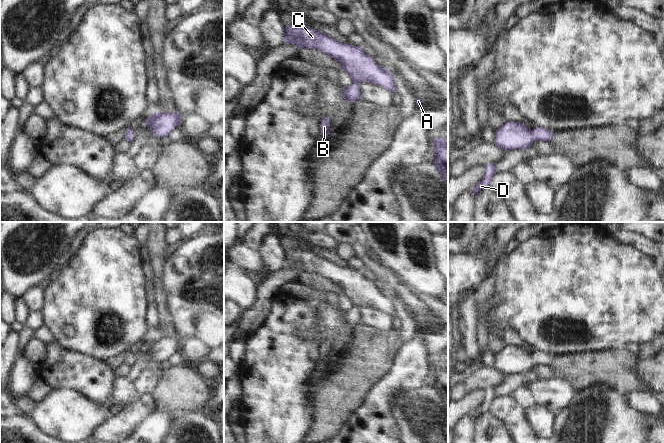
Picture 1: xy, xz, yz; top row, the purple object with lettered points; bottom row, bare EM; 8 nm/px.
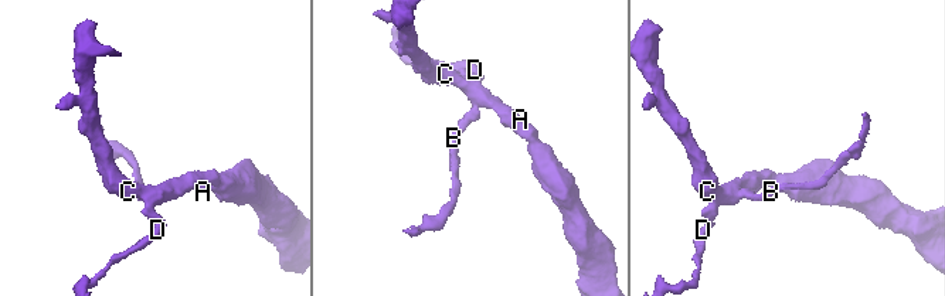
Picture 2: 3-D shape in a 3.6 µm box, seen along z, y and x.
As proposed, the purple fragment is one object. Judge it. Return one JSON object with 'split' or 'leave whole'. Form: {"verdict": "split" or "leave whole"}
{"verdict": "leave whole"}

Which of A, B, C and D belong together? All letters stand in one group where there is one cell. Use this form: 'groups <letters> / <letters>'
groups A B C D

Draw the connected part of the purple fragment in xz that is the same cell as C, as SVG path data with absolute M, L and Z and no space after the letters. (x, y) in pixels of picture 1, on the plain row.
M292 248L285 251L284 266L299 272L314 272L342 288L353 307L344 314L344 323L354 328L360 324L359 308L369 306L381 310L391 317L396 316L393 299L387 292L381 292L367 280L361 270L338 266L328 259L306 249Z

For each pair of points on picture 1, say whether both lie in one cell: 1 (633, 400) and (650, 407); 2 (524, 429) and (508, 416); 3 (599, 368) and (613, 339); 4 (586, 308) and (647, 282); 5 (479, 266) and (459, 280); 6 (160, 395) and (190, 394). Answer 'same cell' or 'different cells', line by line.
1: same cell
2: same cell
3: different cells
4: same cell
5: same cell
6: same cell

